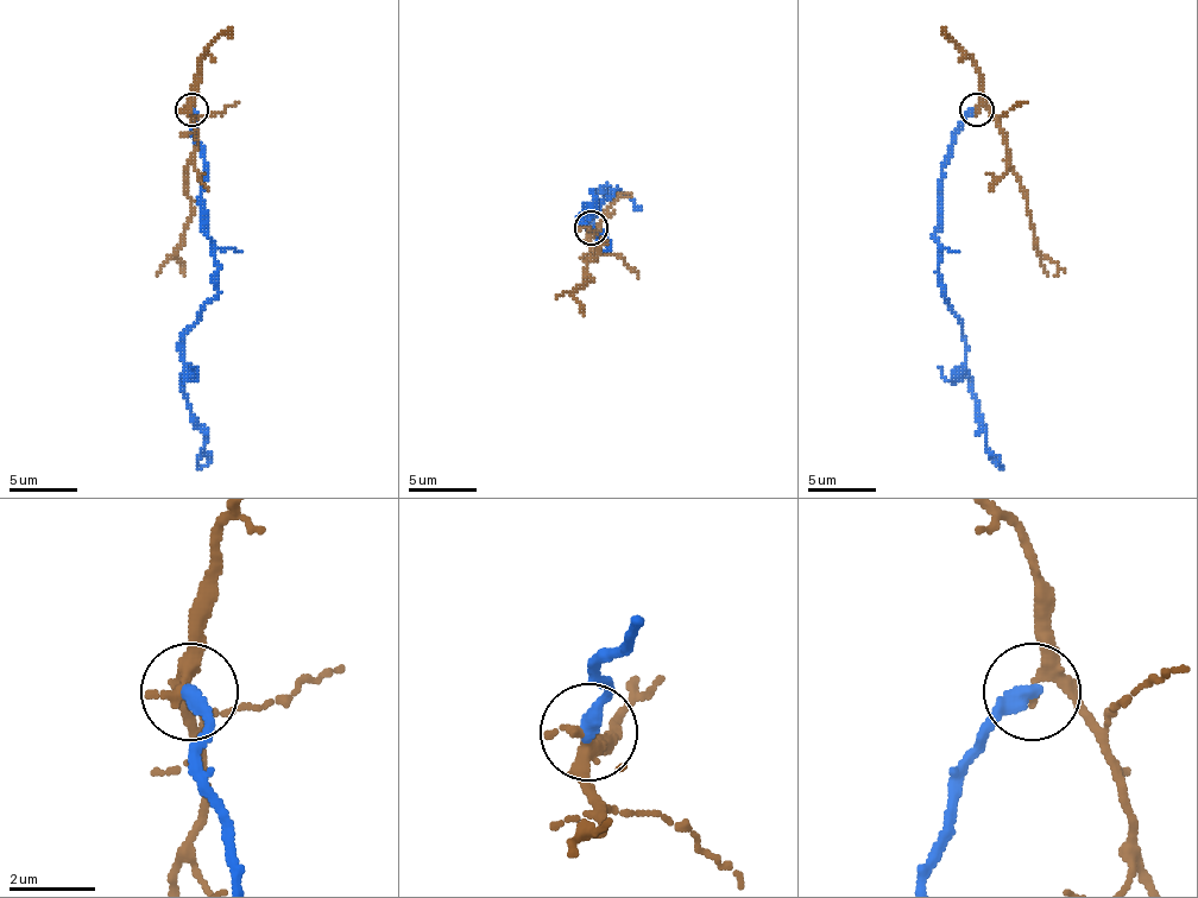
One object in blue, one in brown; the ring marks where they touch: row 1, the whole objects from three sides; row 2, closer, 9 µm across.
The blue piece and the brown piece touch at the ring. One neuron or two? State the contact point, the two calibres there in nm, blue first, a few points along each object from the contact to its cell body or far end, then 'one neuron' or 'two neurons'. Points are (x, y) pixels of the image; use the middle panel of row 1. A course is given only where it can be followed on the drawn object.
(591, 228) | 360/260 nm | blue via (590, 227), (604, 193), (600, 189), (617, 189), (580, 220), (604, 236), (597, 244), (600, 254) | brown via (590, 227), (590, 240), (597, 254), (586, 264), (590, 278), (573, 295), (580, 309), (584, 305) | two neurons

